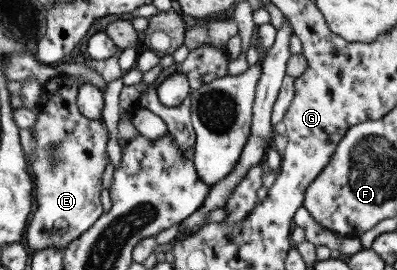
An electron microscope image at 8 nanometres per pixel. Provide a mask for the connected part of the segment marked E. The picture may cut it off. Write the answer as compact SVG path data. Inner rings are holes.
M69 75L52 76L43 84L40 104L35 108L35 126L31 128L31 135L36 146L30 164L35 177L37 210L27 229L28 245L35 252L51 246L66 248L104 214L101 177L110 162L107 154L109 133L102 119L89 120L77 109L79 87L81 85Z

